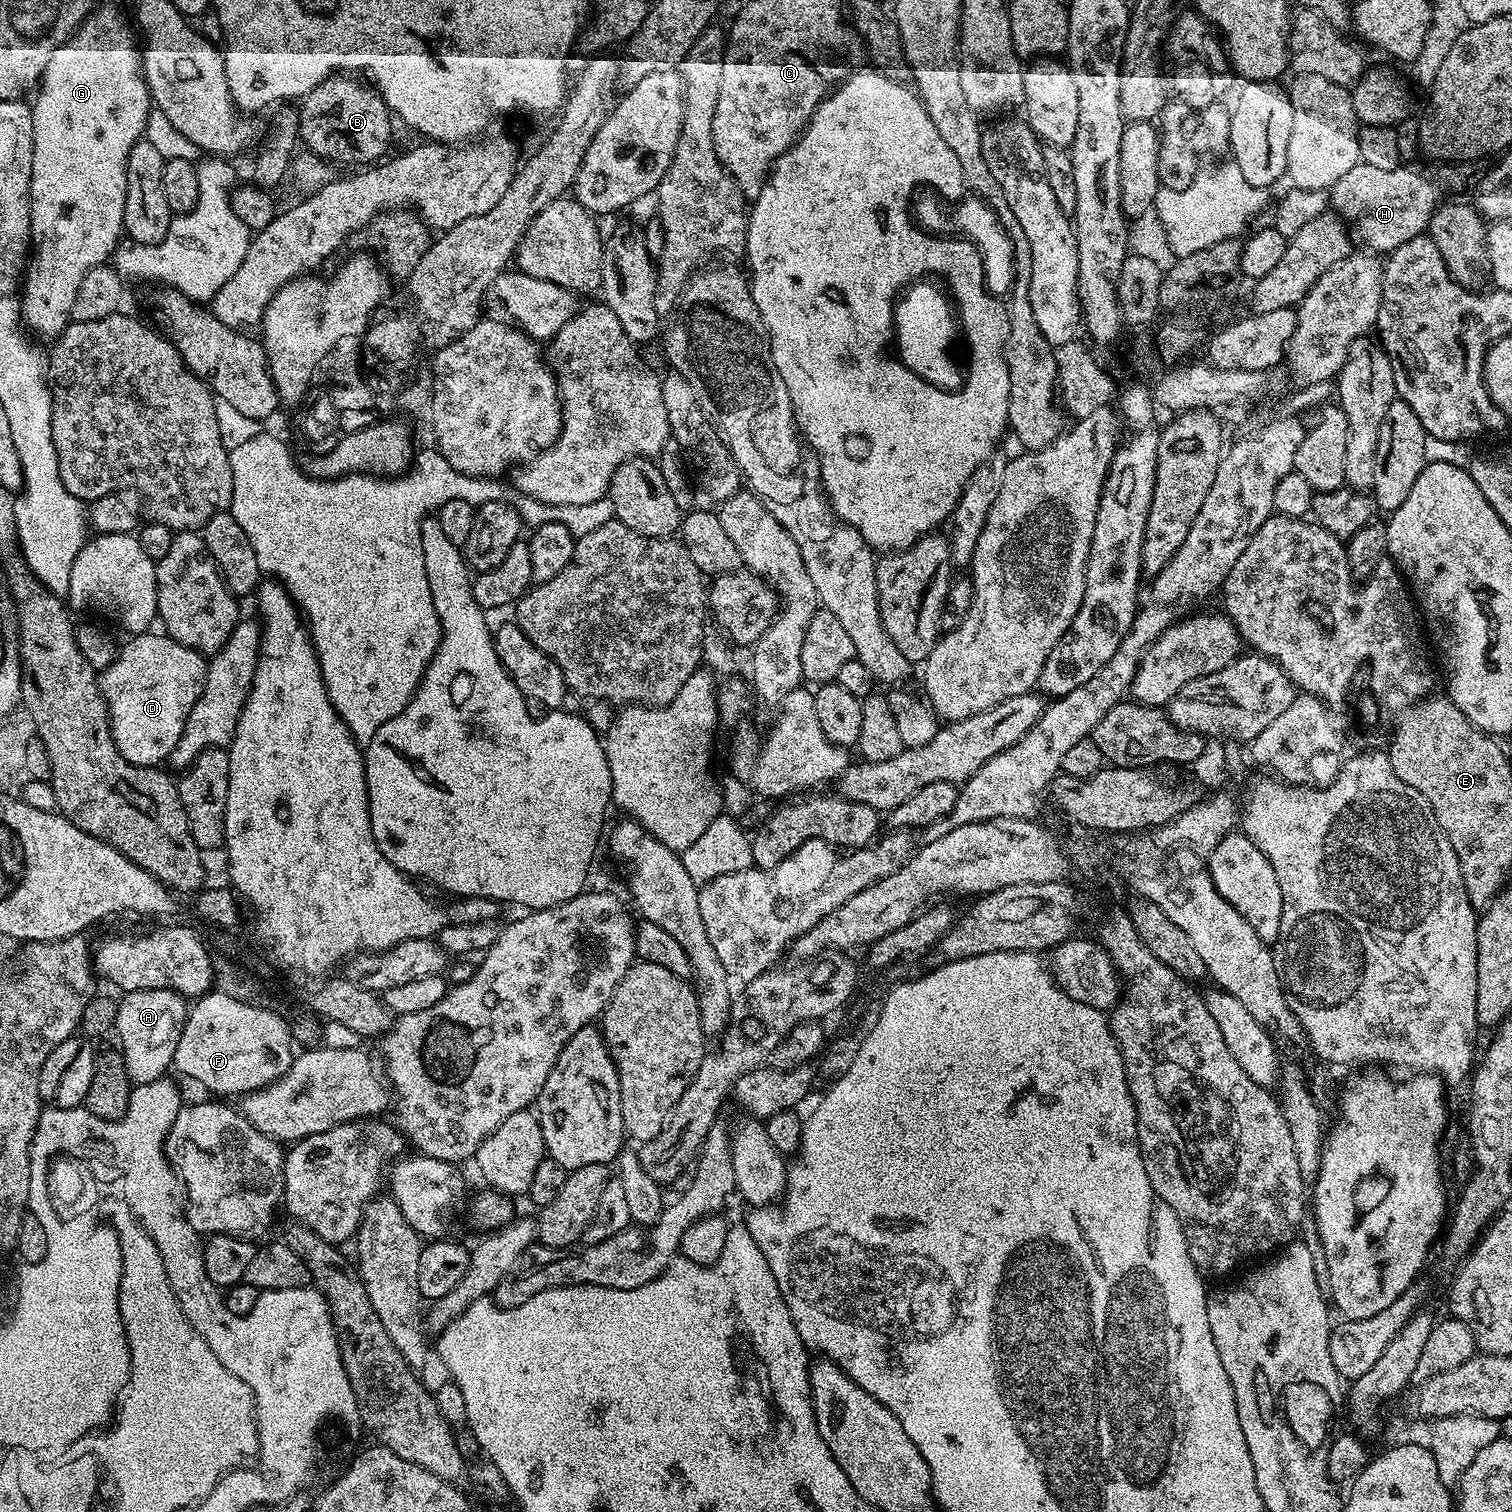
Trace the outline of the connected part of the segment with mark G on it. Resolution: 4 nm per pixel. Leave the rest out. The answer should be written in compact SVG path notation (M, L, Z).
M97 7L73 36L50 54L50 62L46 62L46 70L40 76L36 104L31 105L34 154L28 191L34 251L22 281L24 296L19 297L22 320L29 333L37 332L49 338L59 336L70 323L74 297L82 278L86 278L86 270L105 263L122 240L128 189L126 162L130 150L145 135L148 111L151 113L154 108L140 66L142 52L133 29L129 28L118 9Z

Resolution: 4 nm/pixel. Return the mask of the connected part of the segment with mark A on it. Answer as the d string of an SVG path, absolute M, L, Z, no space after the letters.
M142 990L141 992L129 992L119 997L116 1009L118 1018L116 1019L115 1031L120 1032L120 1044L126 1062L128 1077L133 1085L149 1084L161 1079L165 1075L167 1068L173 1067L172 1059L174 1050L178 1050L178 1038L184 1029L184 1019L188 1017L189 1005L185 997L170 990Z

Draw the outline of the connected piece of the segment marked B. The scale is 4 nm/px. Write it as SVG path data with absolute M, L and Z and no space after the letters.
M352 74L330 76L299 101L298 109L299 139L311 155L333 165L360 164L356 166L372 166L389 155L394 120L371 83Z

